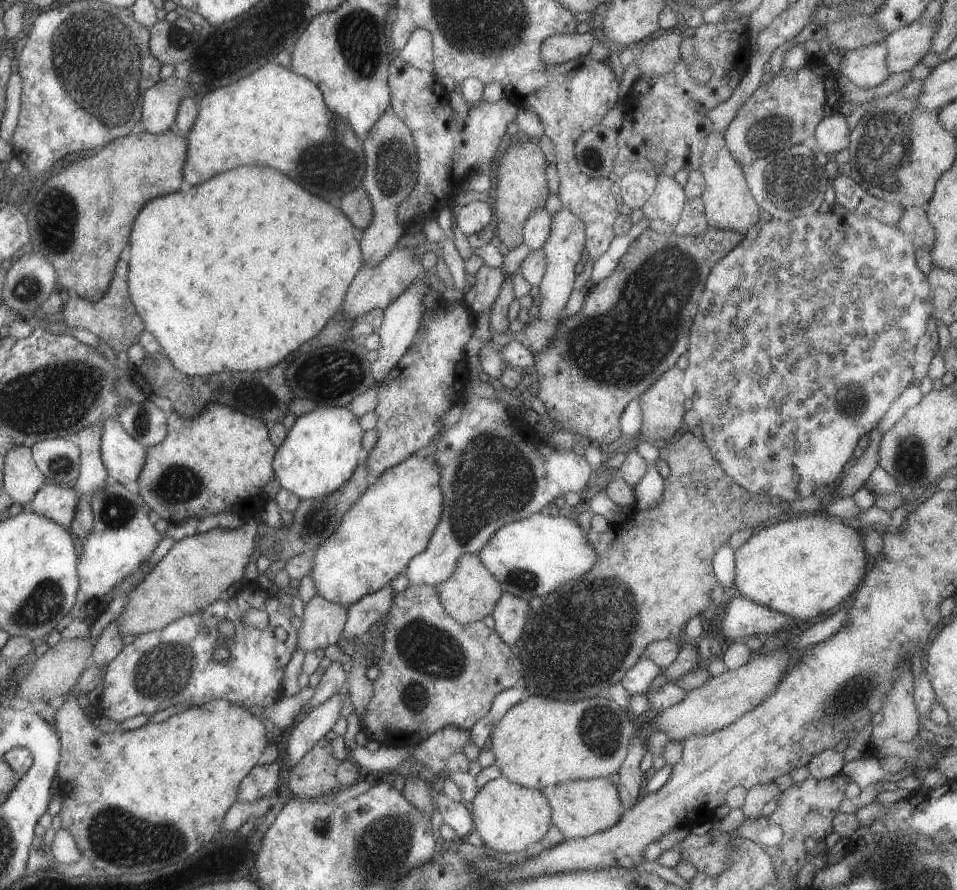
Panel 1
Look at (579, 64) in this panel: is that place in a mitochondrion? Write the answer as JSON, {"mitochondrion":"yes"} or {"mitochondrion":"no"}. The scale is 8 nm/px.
{"mitochondrion":"no"}

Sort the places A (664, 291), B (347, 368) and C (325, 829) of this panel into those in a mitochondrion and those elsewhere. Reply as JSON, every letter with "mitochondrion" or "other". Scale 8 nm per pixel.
{"A":"mitochondrion","B":"mitochondrion","C":"mitochondrion"}

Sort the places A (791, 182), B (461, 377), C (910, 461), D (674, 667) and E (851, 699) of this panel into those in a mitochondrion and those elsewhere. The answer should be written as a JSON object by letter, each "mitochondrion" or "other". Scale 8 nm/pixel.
{"A":"mitochondrion","B":"other","C":"mitochondrion","D":"other","E":"mitochondrion"}

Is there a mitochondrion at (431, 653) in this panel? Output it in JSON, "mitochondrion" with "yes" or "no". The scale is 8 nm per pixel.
{"mitochondrion":"yes"}

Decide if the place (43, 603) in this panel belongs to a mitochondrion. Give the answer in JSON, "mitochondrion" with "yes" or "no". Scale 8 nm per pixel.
{"mitochondrion":"yes"}

